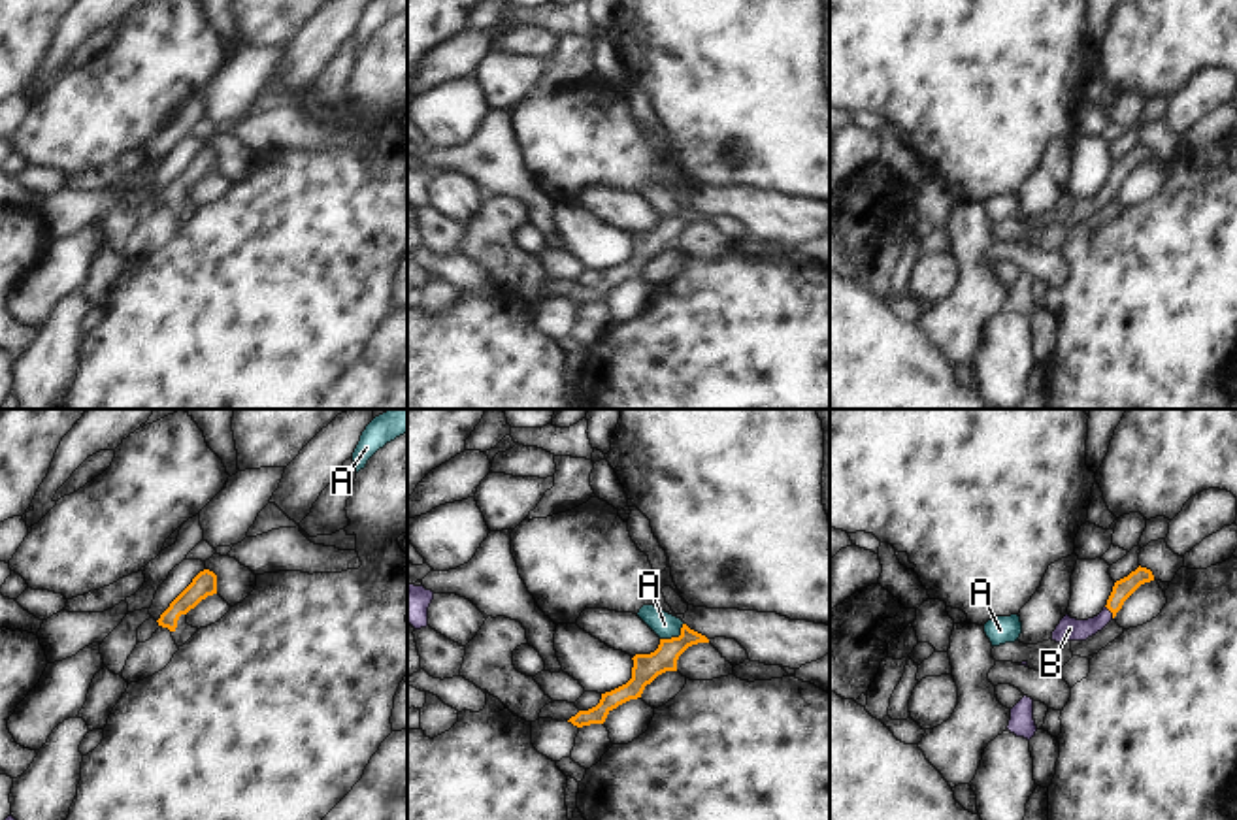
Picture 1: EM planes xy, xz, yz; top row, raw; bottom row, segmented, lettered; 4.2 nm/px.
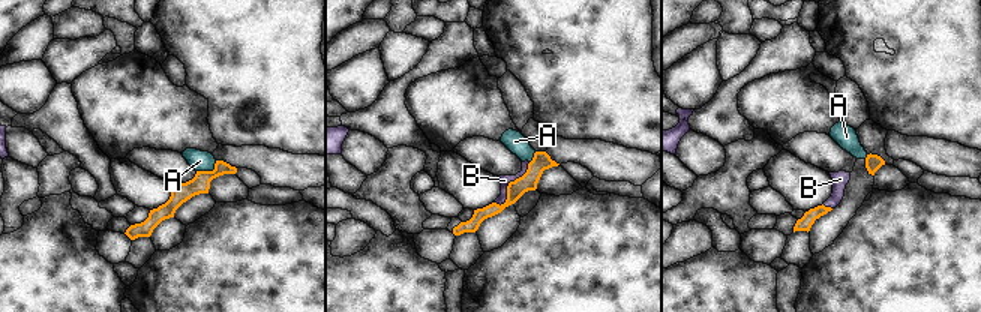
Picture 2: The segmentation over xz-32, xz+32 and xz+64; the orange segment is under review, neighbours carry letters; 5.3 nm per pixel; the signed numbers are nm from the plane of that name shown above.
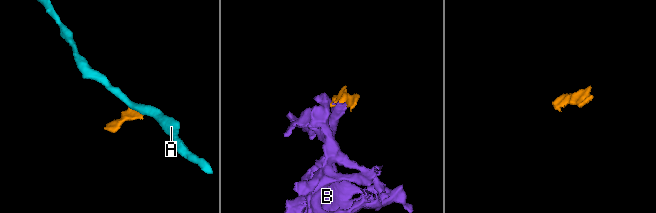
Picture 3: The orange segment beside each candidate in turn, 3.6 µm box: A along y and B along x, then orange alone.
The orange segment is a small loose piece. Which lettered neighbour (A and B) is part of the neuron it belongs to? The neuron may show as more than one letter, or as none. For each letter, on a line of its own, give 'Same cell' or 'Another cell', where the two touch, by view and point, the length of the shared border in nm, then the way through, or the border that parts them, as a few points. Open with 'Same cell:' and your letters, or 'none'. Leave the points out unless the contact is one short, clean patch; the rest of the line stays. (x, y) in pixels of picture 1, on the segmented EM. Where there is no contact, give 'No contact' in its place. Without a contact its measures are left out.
Same cell: B
A: Another cell. Touches orange at xz (676, 638). Shared border 130 nm. Boundary: xz (683, 623), (677, 636), (660, 639)
B: Same cell. Touches orange at yz (1109, 609). Shared border 70 nm. Path across: yz (1122, 589), (1109, 609), (1088, 628), (1070, 628)

